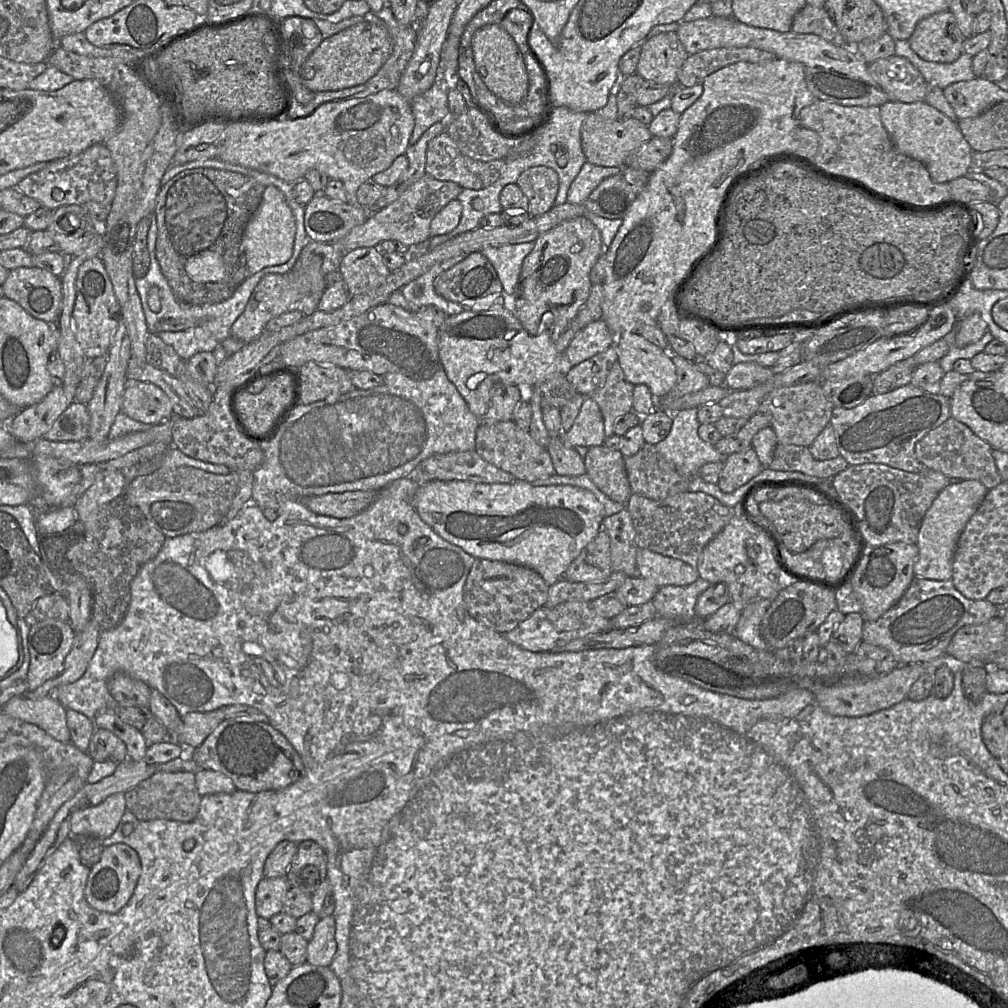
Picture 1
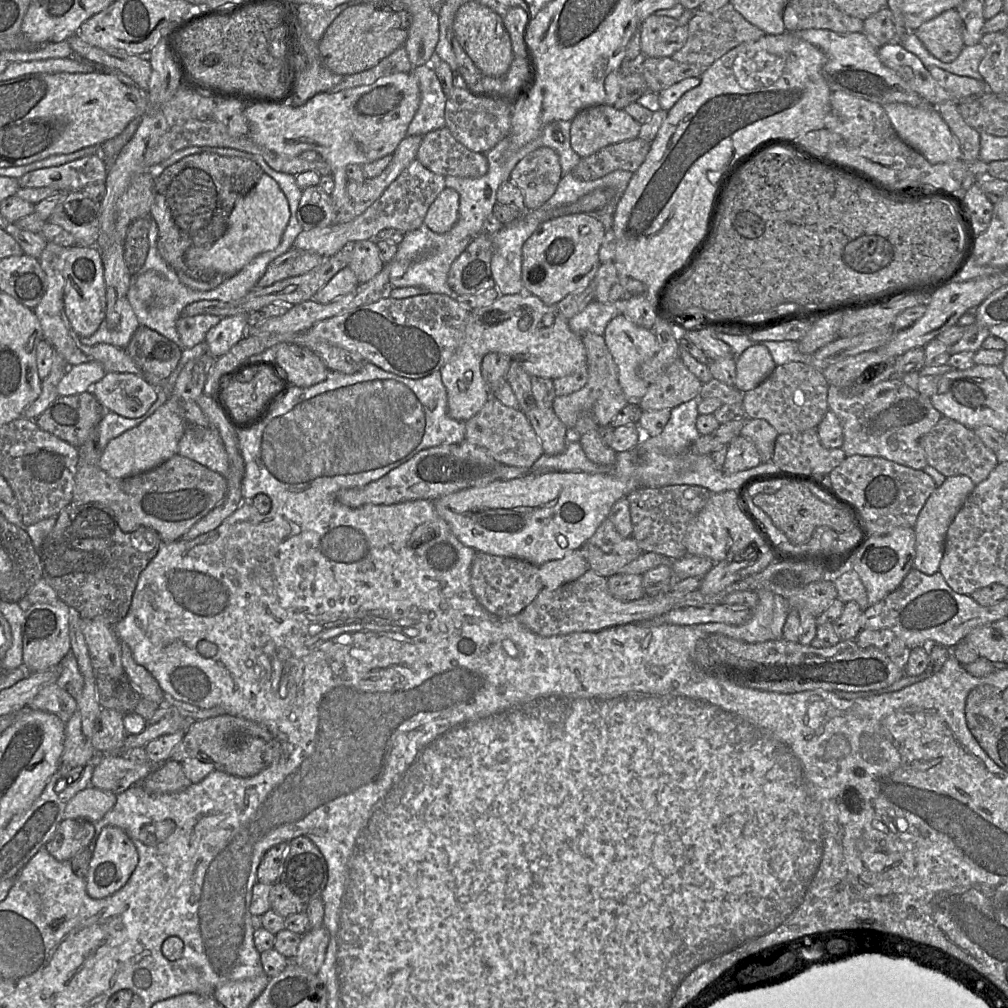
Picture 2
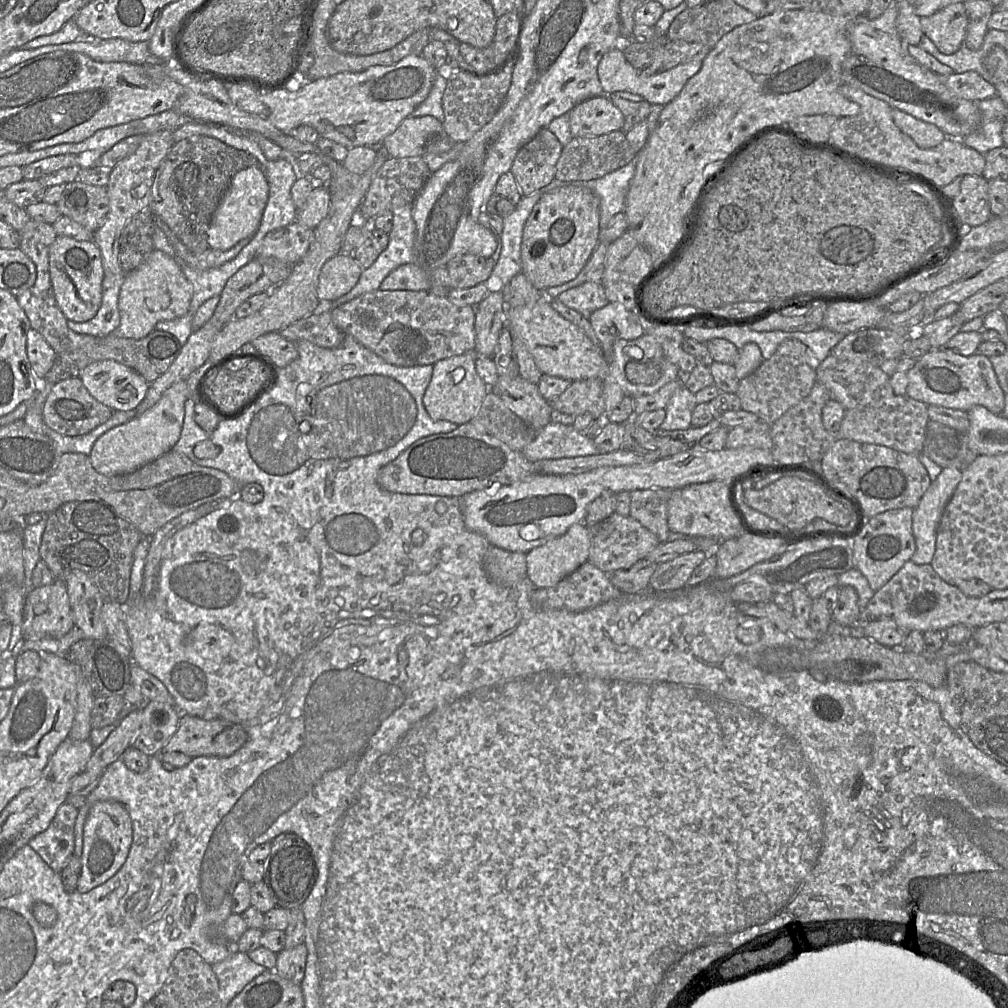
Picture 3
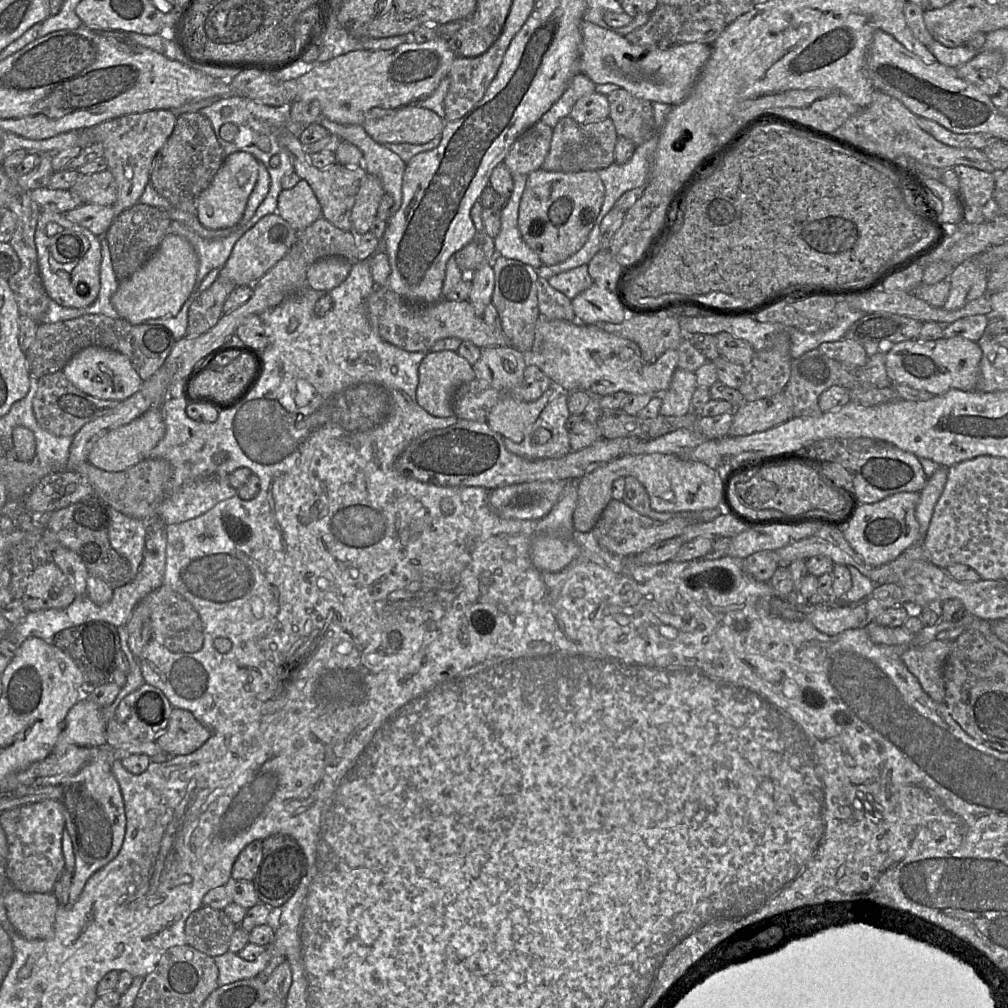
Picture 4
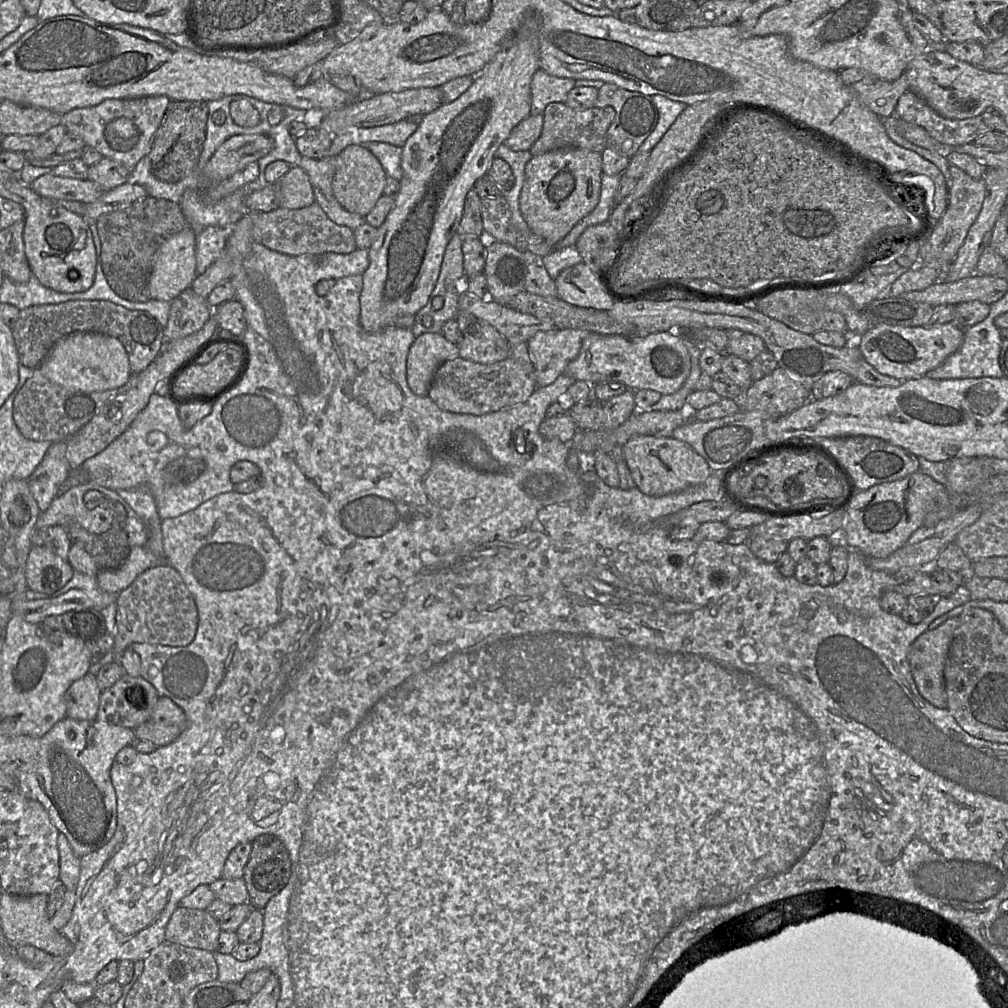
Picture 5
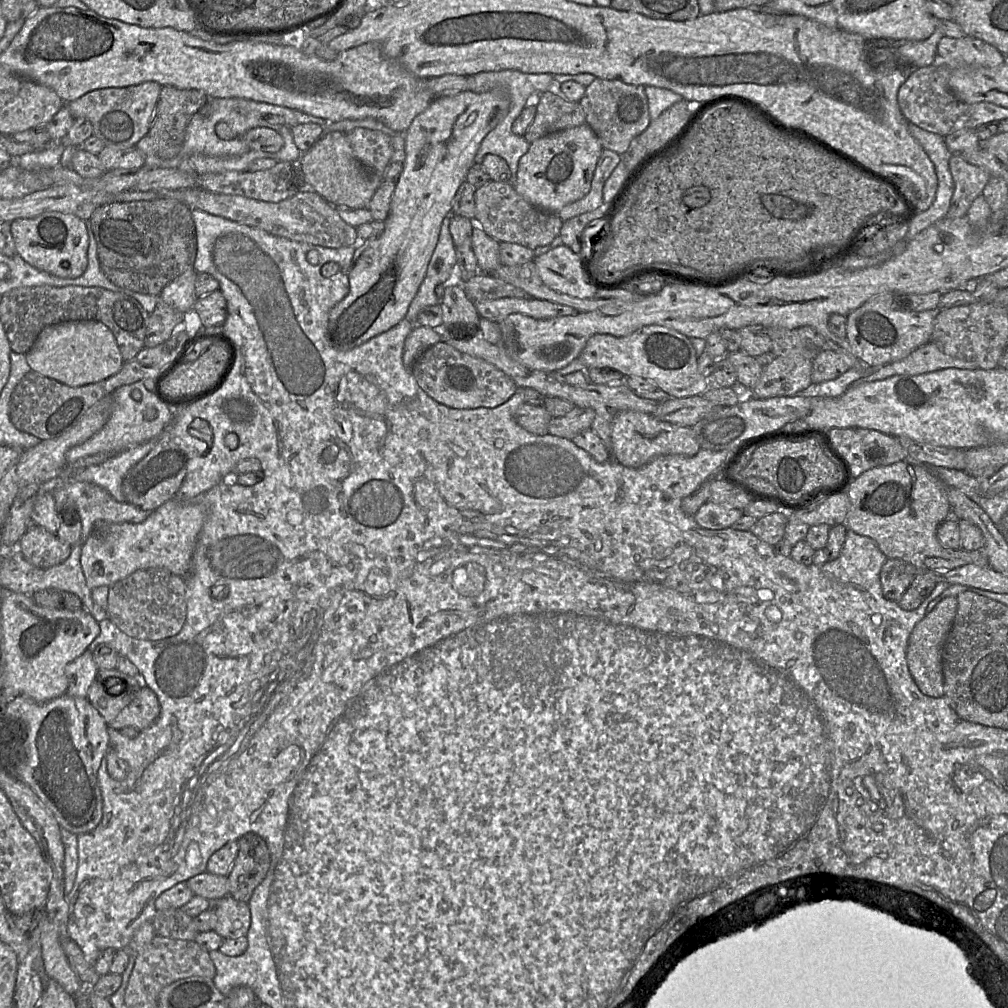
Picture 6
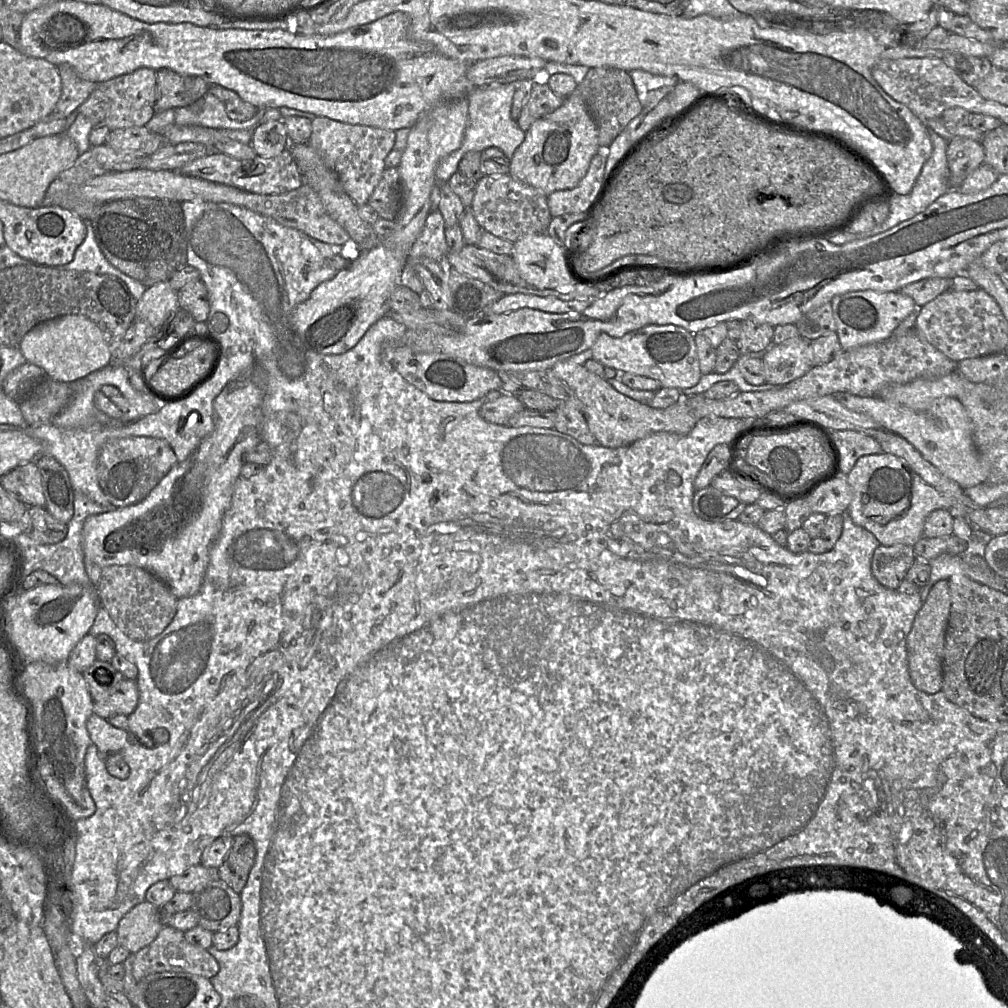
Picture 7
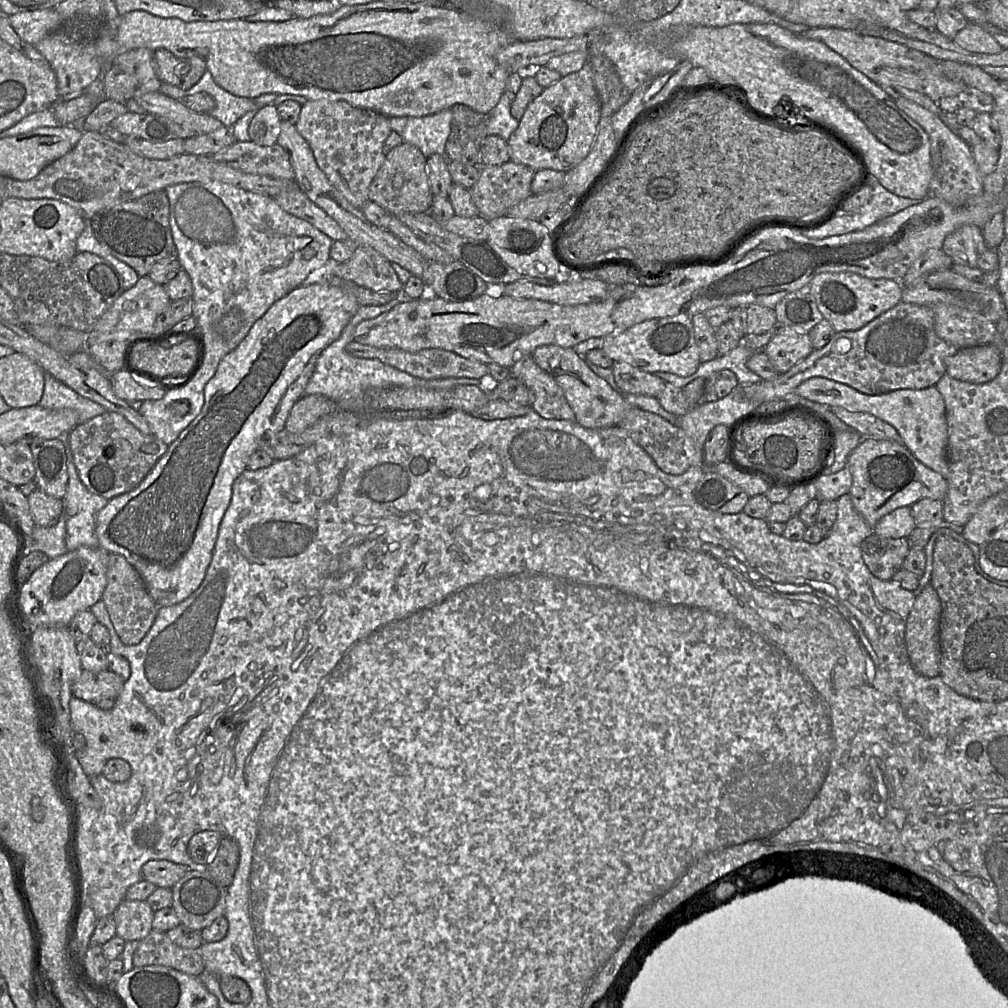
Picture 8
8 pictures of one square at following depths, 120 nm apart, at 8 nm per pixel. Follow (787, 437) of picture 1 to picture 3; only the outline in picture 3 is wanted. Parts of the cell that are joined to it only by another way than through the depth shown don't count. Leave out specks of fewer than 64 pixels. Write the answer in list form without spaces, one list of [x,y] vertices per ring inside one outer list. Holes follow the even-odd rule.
[[[786,339],[769,359],[764,360],[751,375],[739,381],[736,395],[743,410],[771,426],[806,398],[816,381],[816,370],[807,363],[806,347],[797,339]]]

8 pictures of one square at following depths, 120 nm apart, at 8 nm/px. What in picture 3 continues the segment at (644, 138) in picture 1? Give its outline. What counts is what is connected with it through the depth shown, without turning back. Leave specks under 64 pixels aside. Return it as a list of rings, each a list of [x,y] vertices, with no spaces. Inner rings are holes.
[[[605,96],[578,103],[569,112],[571,136],[594,137],[622,129],[624,116]]]

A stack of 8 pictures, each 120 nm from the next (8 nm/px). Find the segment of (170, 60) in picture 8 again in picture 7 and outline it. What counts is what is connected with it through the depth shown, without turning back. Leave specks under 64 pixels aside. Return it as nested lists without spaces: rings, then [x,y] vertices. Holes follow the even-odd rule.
[[[168,68],[157,70],[156,76],[154,114],[189,106],[202,98],[210,86],[200,76],[180,75]]]

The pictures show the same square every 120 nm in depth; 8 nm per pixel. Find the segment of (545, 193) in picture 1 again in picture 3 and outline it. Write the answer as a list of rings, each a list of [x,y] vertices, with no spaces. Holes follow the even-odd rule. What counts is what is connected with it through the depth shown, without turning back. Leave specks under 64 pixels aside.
[[[543,128],[518,151],[509,173],[522,197],[543,190],[555,179],[562,148],[554,134]]]

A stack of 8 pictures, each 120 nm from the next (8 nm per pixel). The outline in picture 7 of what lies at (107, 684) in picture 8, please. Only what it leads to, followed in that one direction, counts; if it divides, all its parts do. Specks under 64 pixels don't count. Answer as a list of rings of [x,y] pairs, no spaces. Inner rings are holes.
[[[123,679],[118,689],[104,701],[94,701],[94,713],[108,719],[122,714],[129,716],[134,712],[139,701],[139,690],[136,680]]]

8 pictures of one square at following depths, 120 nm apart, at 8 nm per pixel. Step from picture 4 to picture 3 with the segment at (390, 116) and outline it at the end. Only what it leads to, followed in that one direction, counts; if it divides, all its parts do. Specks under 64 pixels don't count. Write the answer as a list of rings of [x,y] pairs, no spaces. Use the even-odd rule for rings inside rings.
[[[433,116],[405,118],[398,128],[385,137],[381,147],[396,158],[420,157],[428,142],[443,132],[442,124]]]

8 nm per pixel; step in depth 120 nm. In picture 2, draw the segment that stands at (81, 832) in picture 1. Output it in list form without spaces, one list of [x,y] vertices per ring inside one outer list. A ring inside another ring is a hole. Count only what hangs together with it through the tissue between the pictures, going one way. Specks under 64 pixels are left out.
[[[89,787],[78,792],[67,804],[65,819],[83,819],[97,822],[114,807],[117,794],[99,788]]]

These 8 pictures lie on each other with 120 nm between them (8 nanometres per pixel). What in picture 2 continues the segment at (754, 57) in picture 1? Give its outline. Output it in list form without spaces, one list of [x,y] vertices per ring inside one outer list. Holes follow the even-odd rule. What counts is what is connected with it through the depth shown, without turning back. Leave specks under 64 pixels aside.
[[[727,3],[713,12],[698,12],[686,24],[688,37],[685,45],[672,55],[673,60],[680,63],[693,64],[708,68],[716,60],[740,44],[754,42],[766,33],[748,22],[731,5]]]

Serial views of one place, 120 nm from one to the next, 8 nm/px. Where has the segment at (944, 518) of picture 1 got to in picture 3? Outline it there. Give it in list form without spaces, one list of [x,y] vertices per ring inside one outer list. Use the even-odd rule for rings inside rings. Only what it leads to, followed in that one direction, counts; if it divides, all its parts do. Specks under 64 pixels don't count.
[[[955,468],[942,469],[939,476],[931,481],[929,488],[922,496],[919,504],[913,512],[913,535],[916,549],[911,560],[919,565],[930,564],[936,549],[937,529],[941,521],[943,512],[951,500],[958,484],[962,479],[962,472]]]

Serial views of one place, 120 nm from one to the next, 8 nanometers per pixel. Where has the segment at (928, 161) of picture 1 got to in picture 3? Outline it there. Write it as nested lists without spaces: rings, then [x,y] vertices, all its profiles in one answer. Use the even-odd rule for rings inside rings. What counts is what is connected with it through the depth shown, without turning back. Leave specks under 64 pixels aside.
[[[899,109],[892,110],[895,125],[908,135],[920,148],[930,149],[947,138],[937,126],[927,123]]]

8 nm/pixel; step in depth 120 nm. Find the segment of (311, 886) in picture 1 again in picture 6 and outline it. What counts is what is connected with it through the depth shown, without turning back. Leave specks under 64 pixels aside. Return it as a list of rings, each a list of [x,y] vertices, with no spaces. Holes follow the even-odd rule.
[[[253,832],[238,840],[238,854],[228,874],[230,895],[248,903],[255,888],[265,879],[271,865],[266,841]]]

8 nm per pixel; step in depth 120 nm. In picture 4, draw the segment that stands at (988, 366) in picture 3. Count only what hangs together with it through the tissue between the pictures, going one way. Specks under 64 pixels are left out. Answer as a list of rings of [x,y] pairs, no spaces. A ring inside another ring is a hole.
[[[956,336],[934,341],[907,340],[891,345],[884,353],[885,368],[892,383],[915,390],[942,395],[951,389],[979,391],[977,389],[982,350],[966,338]]]

